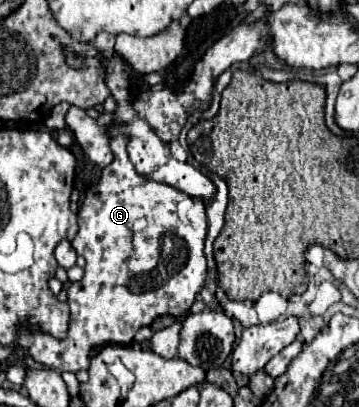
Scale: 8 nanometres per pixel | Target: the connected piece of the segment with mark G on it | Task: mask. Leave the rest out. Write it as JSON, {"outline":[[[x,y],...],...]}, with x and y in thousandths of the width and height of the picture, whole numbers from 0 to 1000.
{"outline":[[[331,332],[309,342],[315,400],[281,420],[276,450],[237,474],[231,504],[214,523],[220,533],[220,572],[198,592],[209,617],[242,636],[237,676],[226,690],[209,690],[187,710],[187,744],[192,744],[192,803],[181,833],[148,833],[136,818],[103,813],[97,799],[64,794],[47,813],[47,843],[114,897],[153,907],[153,912],[198,912],[214,916],[220,907],[248,907],[253,862],[270,862],[287,848],[326,843],[359,848],[376,818],[398,799],[421,799],[448,774],[504,774],[526,764],[549,720],[571,700],[577,681],[577,636],[565,622],[565,592],[577,577],[577,528],[565,489],[526,484],[521,474],[409,445],[404,435],[382,430],[370,415],[348,361],[359,337]]]}

